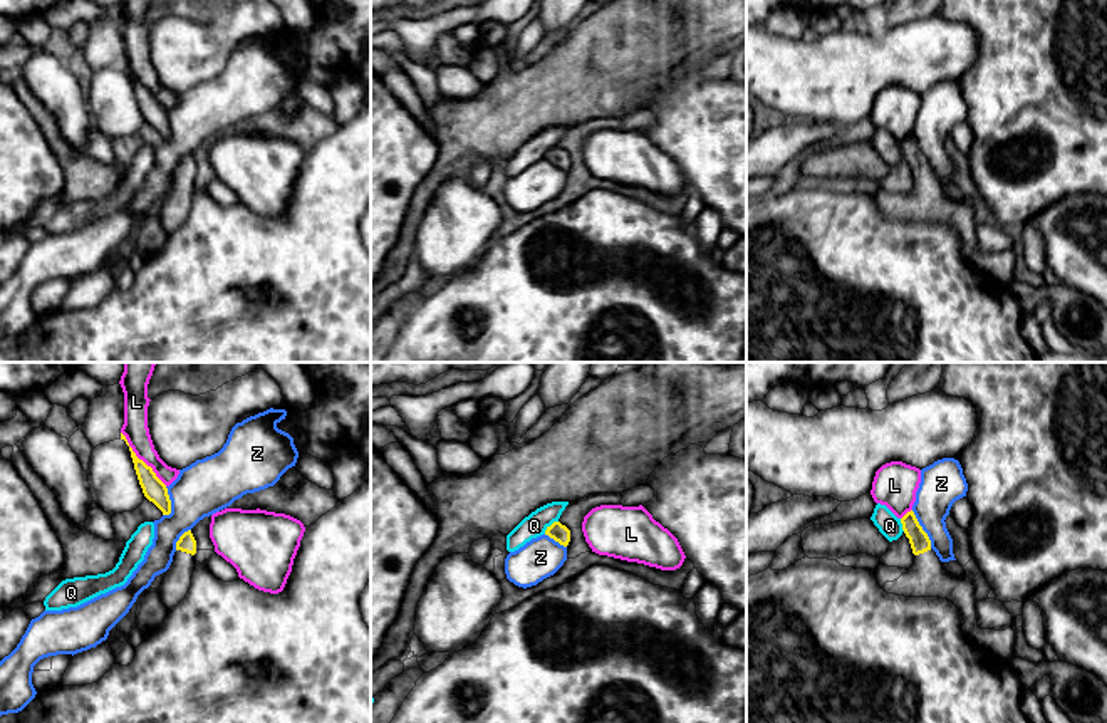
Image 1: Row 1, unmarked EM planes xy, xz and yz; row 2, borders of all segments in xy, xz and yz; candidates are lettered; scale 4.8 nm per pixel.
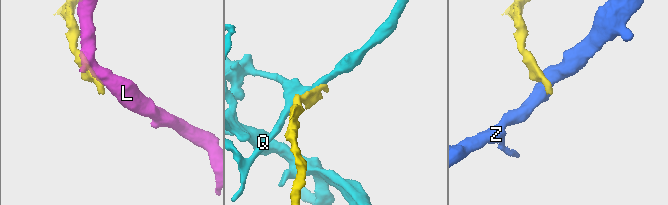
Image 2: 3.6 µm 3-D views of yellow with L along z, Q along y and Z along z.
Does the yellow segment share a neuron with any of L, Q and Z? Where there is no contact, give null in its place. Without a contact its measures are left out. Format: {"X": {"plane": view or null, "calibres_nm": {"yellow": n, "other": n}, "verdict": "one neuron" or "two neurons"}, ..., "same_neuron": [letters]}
{"L": {"plane": "xy", "calibres_nm": {"yellow": 110, "other": 120}, "verdict": "two neurons"}, "Q": {"plane": "xz", "calibres_nm": {"yellow": 90, "other": 120}, "verdict": "two neurons"}, "Z": {"plane": "yz", "calibres_nm": {"yellow": 100, "other": 200}, "verdict": "two neurons"}, "same_neuron": []}

